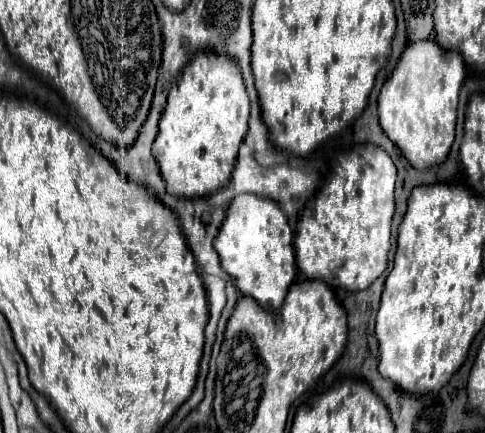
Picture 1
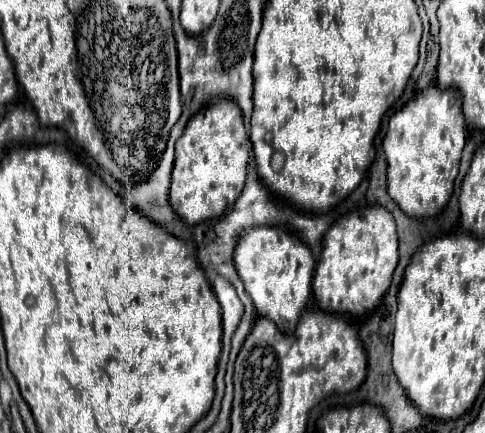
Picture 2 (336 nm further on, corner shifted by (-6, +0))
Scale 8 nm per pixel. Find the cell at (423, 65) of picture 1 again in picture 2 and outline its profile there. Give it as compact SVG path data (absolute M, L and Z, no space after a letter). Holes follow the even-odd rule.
M430 86L390 118L382 142L388 160L388 194L406 216L428 218L446 208L454 190L466 134L462 96L454 88L442 92Z

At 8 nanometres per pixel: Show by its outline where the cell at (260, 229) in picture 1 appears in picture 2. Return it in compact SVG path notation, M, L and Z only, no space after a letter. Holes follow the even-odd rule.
M258 226L244 232L234 252L236 270L246 286L246 292L254 300L254 306L262 318L270 318L284 334L292 334L300 320L302 310L310 298L314 258L308 246L298 236L288 234L282 228Z

